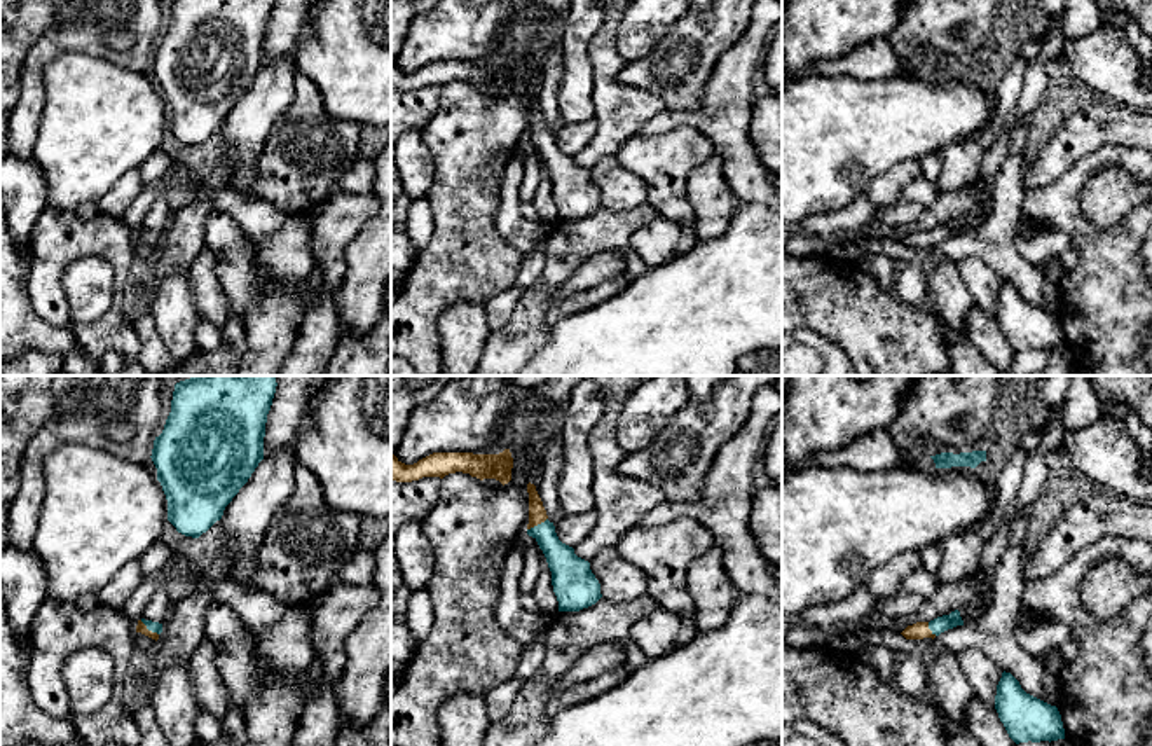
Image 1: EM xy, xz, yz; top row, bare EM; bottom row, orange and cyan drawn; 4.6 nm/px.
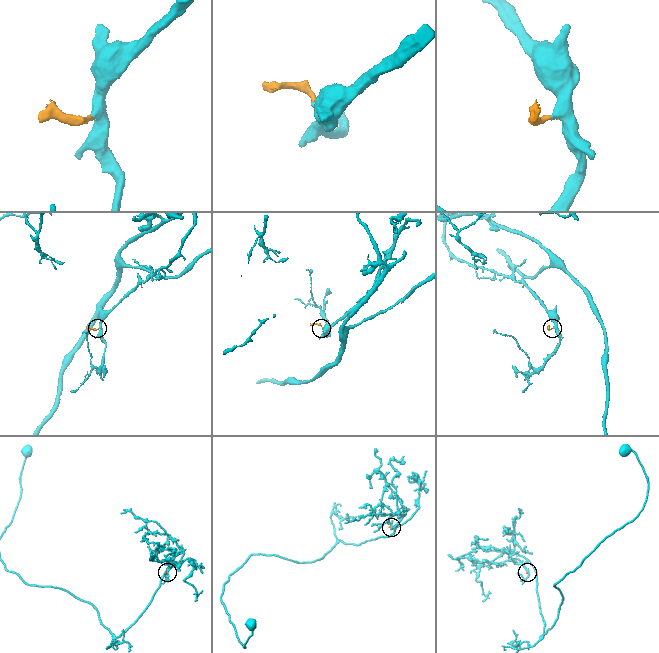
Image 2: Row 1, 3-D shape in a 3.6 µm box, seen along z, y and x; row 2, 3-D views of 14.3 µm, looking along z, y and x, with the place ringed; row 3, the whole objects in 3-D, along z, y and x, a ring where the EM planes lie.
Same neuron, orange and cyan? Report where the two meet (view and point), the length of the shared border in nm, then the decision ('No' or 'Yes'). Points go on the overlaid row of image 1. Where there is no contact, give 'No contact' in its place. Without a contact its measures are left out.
Touches orange at xz (536, 524). Shared border 110 nm. Yes

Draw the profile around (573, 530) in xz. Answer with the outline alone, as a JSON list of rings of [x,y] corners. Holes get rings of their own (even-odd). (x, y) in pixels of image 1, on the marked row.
[[[586,510],[579,515],[559,517],[553,526],[559,540],[569,547],[579,545],[588,538],[597,522],[597,510]]]

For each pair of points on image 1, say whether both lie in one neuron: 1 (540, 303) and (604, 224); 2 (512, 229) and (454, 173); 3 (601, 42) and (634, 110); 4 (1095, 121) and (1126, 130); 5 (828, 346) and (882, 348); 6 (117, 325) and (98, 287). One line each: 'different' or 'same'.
1: same
2: different
3: same
4: same
5: different
6: different

